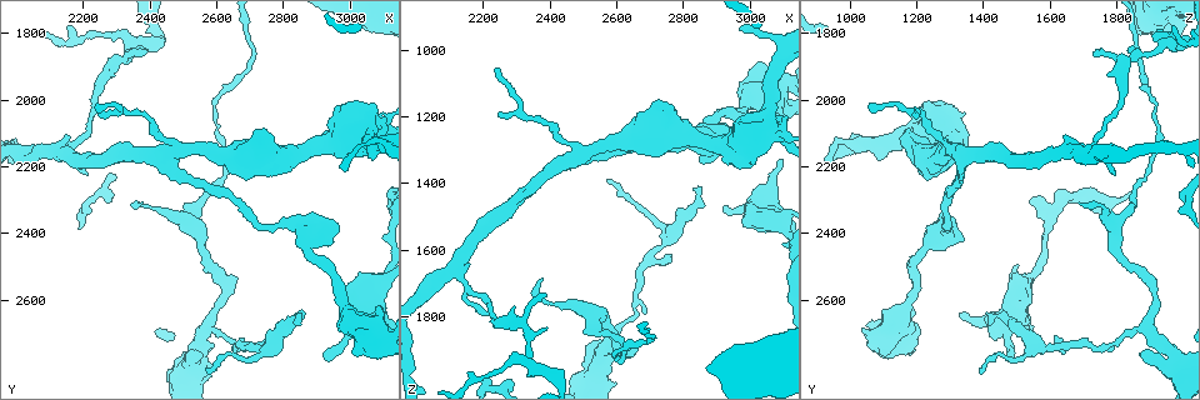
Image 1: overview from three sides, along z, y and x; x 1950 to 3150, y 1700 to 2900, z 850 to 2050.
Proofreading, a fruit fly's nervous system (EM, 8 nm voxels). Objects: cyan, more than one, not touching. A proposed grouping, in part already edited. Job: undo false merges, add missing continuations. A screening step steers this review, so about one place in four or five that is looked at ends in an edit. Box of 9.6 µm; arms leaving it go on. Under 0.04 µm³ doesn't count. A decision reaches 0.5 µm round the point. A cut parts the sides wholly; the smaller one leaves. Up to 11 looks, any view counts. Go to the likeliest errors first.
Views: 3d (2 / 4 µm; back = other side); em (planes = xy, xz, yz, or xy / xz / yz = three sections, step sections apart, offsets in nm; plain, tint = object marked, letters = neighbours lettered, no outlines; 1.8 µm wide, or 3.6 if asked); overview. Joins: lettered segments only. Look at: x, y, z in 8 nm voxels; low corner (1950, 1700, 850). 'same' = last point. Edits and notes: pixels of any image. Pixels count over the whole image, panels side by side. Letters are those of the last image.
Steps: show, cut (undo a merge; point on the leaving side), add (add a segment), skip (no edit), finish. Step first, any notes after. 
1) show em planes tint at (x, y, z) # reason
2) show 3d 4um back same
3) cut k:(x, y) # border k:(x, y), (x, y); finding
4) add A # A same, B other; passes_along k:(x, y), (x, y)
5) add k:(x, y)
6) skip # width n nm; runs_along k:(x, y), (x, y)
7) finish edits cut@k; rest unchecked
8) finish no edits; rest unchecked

show em yz step 4 tint at (2310, 1880, 1820) # abrupt turn

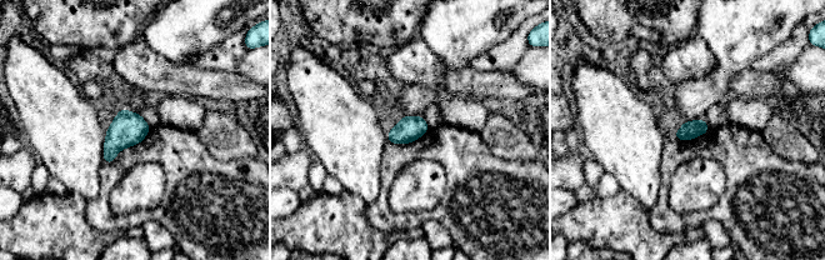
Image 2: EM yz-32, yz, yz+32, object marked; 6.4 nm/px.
show em xz step 16 letters same # cut it another way

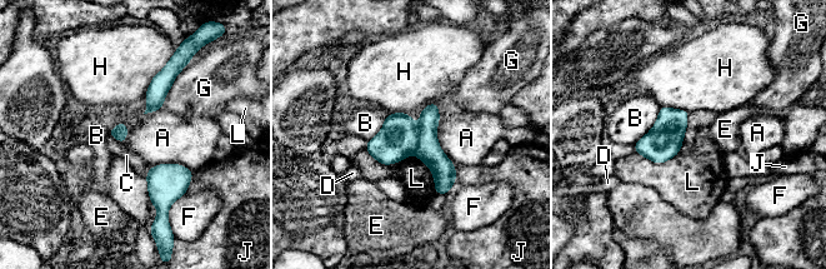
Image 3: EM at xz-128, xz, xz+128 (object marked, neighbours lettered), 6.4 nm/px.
cut 3:(429, 150) # A other, B other, C other, D other, E other, F other, G other, H other, J other, L other; part_leaving 3:(432, 106), (429, 152), (444, 190); two cells meet here

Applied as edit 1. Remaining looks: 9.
show overview

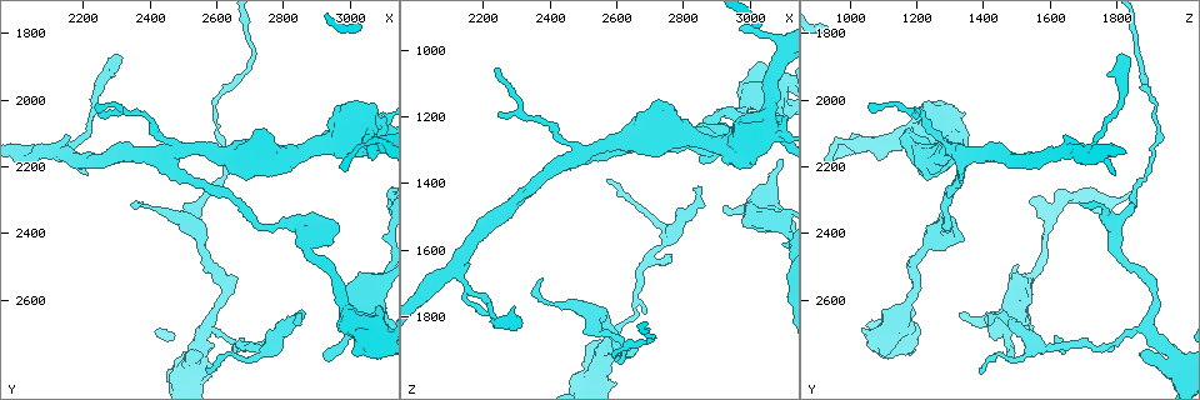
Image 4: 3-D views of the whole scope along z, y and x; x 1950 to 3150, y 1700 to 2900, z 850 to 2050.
show 3d 4um at (2540, 2800, 1960) # thick turns thin

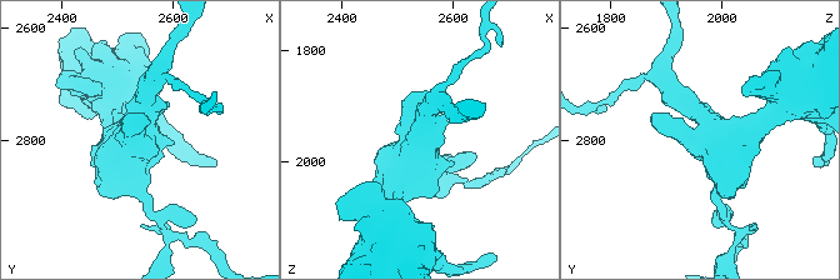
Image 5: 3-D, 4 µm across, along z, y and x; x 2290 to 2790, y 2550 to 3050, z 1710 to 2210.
show em 3.6um planes plain at (2535, 2795, 1950) # need the tissue

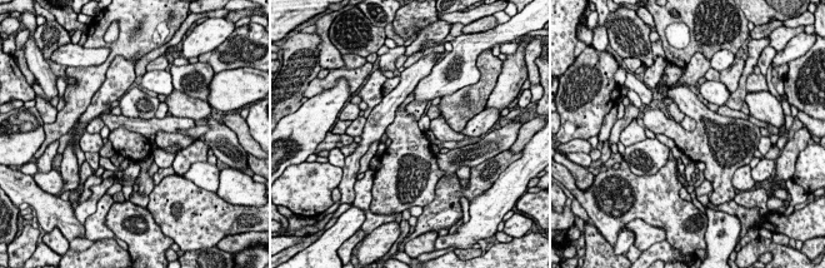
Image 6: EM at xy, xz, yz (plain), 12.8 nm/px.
show em 3.6um planes letters same

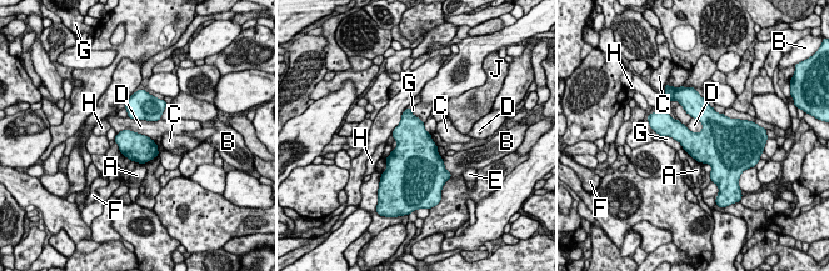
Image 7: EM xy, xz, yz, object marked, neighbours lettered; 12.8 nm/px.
skip # A other, B other, C other, D other, E other, F other, G other, H other, J other; border 7:(116, 133), (140, 133), (156, 145); one cell here

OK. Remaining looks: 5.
show 3d 2um at (2850, 2670, 1420) # branch stops here

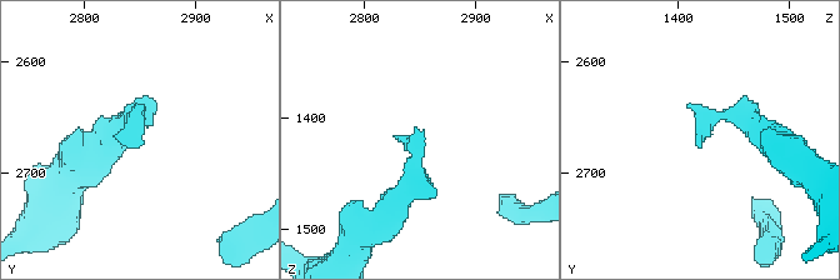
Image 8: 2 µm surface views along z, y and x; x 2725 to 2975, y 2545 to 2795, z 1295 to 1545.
show em xz step 4 plain at (2846, 2676, 1416)

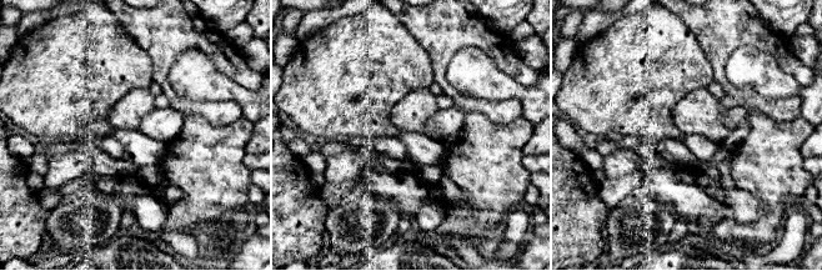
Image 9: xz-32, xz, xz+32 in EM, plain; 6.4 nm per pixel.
show em xz step 4 letters same

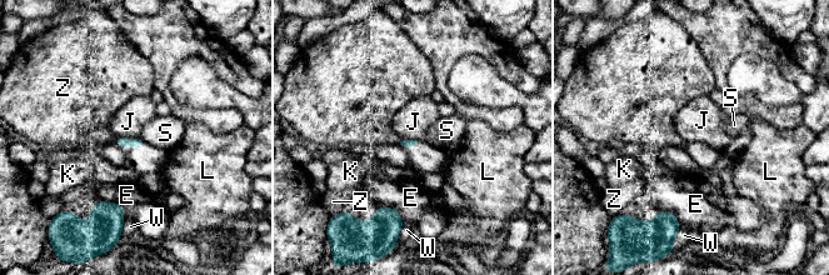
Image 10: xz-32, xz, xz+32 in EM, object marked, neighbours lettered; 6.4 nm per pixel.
skip # E other, J other, K other, L other, S other, W other, Z other; border 10:(118, 136), (138, 138); no lettered segment goes on from it

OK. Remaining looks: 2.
show em planes letters at (2250, 2040, 1190) # branch stops here

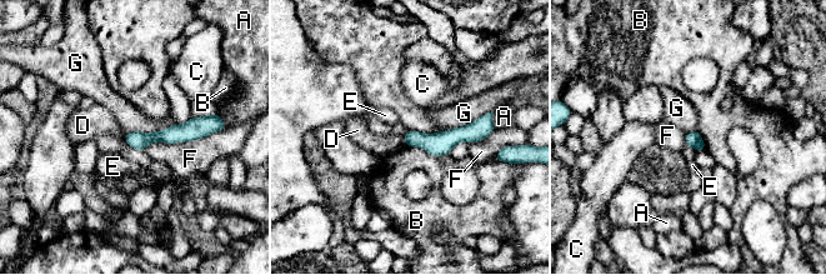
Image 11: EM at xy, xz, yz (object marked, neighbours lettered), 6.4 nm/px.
skip # A other, B other, C other, D other, E other, F other, G other; no lettered segment goes on from it

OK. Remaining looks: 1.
finish edits cut@3; rest unchecked

